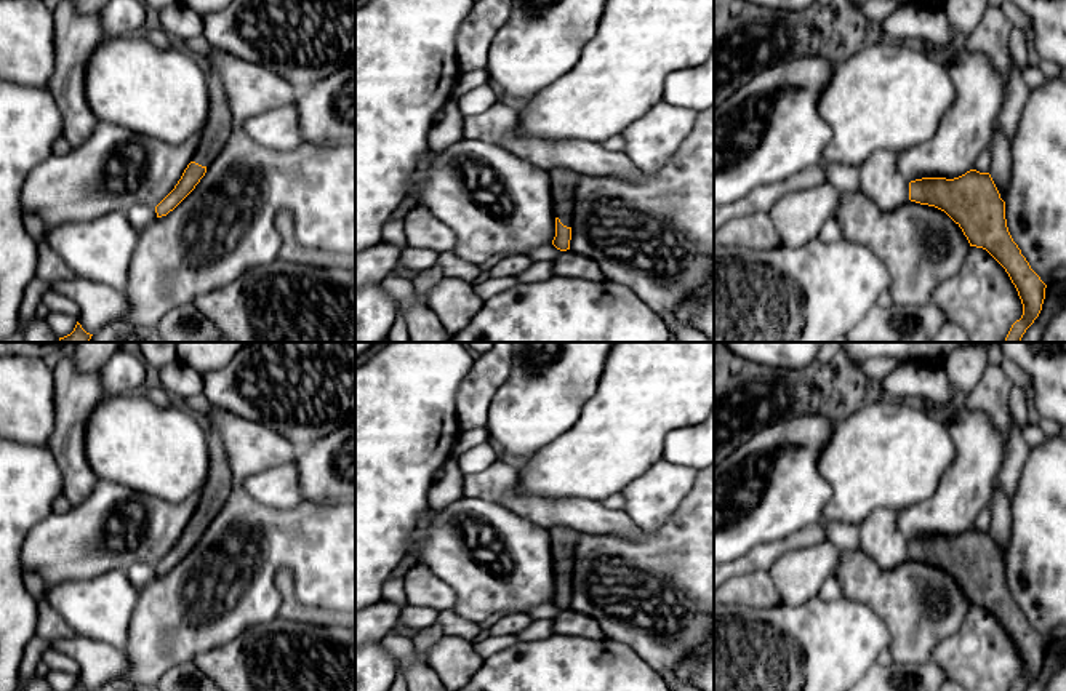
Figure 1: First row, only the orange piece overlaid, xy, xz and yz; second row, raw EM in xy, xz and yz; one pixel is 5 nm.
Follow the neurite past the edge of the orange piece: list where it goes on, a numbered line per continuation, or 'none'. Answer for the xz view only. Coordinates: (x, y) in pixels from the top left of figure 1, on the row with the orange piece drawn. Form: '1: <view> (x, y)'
1: xz (562, 179)

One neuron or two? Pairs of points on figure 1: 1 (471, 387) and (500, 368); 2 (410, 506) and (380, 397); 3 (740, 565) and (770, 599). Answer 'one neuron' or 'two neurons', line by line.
1: one neuron
2: one neuron
3: two neurons

